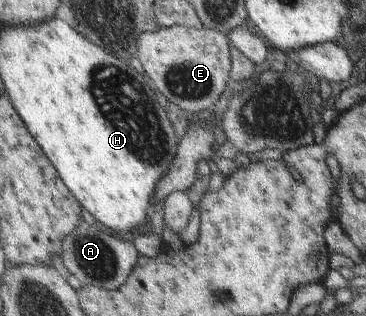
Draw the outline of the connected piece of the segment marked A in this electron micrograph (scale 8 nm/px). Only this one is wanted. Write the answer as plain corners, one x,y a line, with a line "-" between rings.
81,220
75,231
66,235
62,241
62,259
66,261
65,266
83,285
108,290
122,288
137,265
140,253
134,242
115,237
109,230
101,223
89,224

